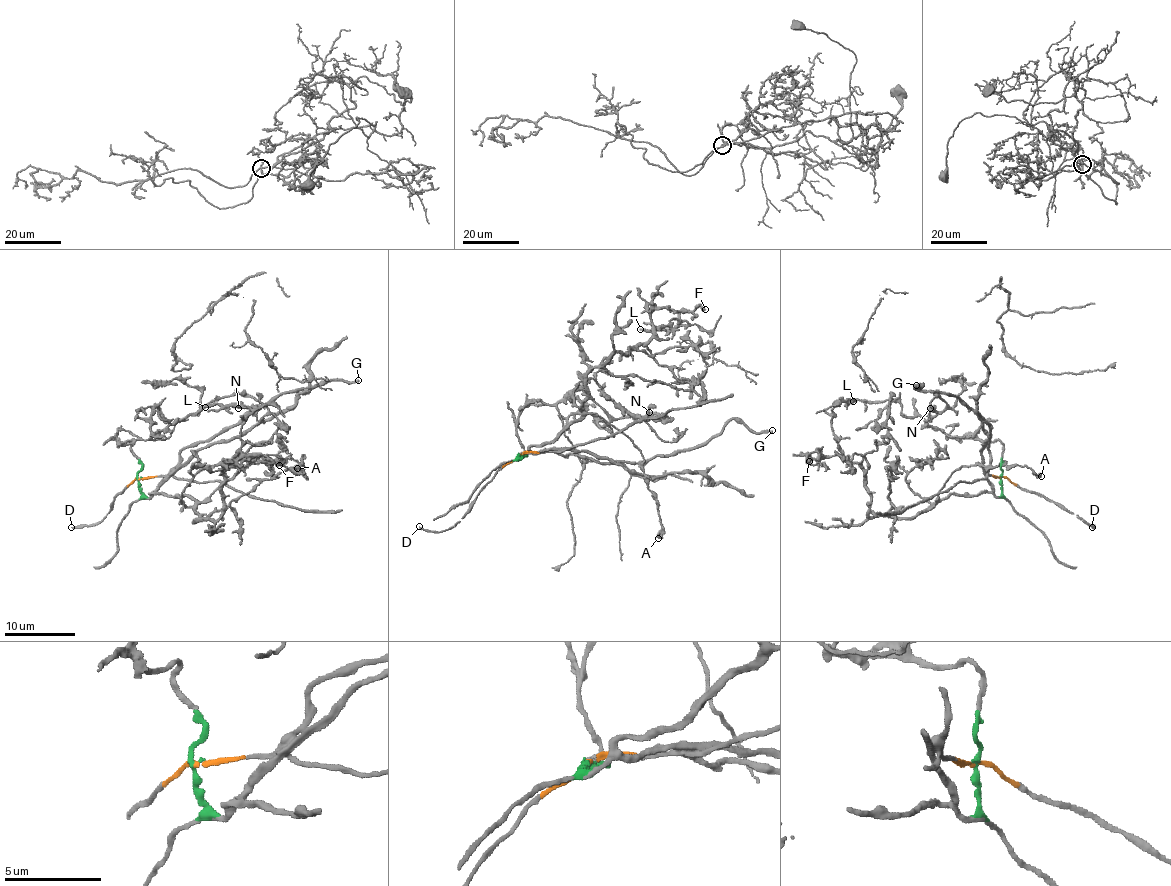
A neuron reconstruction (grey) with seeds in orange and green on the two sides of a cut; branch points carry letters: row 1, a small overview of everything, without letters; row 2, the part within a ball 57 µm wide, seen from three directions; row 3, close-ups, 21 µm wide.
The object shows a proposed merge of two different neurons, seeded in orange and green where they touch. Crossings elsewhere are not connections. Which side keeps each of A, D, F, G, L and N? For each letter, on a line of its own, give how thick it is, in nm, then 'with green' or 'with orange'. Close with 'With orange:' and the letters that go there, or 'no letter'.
A: calibre 400 nm; with green
D: calibre 200 nm; with orange
F: calibre 300 nm; with green
G: calibre 260 nm; with orange
L: calibre 260 nm; with green
N: calibre 280 nm; with green
With orange: D, G

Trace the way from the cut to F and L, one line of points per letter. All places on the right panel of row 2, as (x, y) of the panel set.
F: (1001, 478), (999, 496), (948, 494), (915, 516), (870, 517), (870, 491), (862, 466), (813, 451), (808, 462)
L: (1001, 478), (999, 496), (948, 494), (915, 516), (870, 517), (864, 469), (843, 454), (832, 419), (853, 402)

